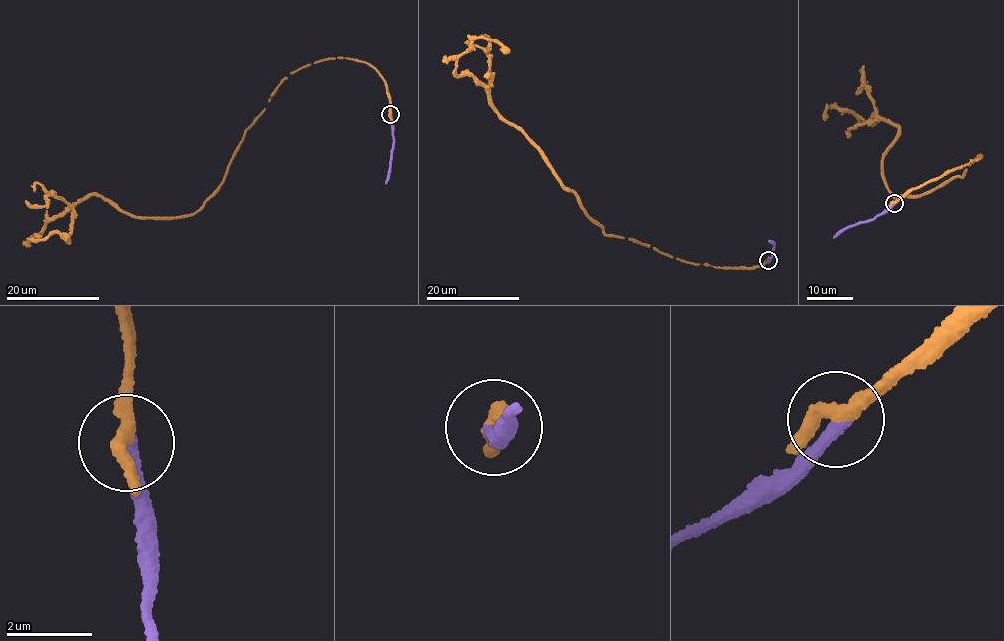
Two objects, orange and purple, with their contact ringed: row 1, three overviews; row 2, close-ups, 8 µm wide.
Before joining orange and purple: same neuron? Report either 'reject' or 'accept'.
accept

